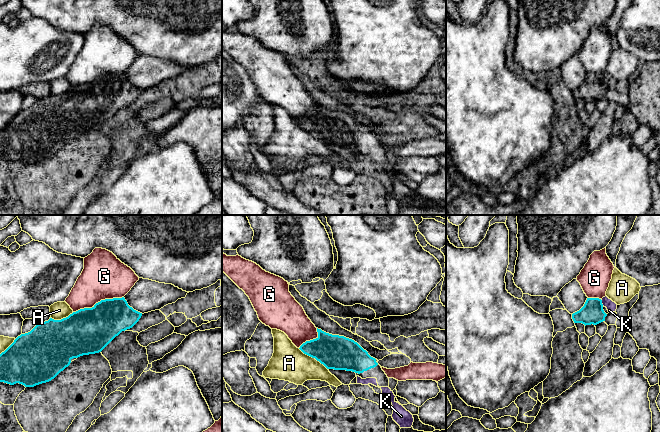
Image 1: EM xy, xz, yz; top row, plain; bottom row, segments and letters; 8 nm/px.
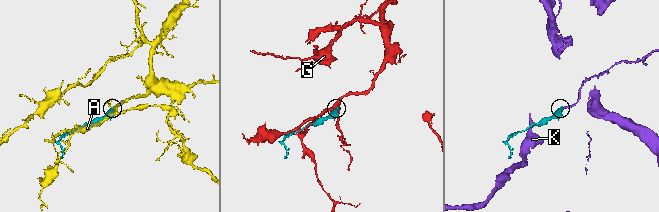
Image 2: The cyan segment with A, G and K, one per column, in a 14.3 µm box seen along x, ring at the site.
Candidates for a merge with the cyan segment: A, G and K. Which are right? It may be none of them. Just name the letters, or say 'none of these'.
K

